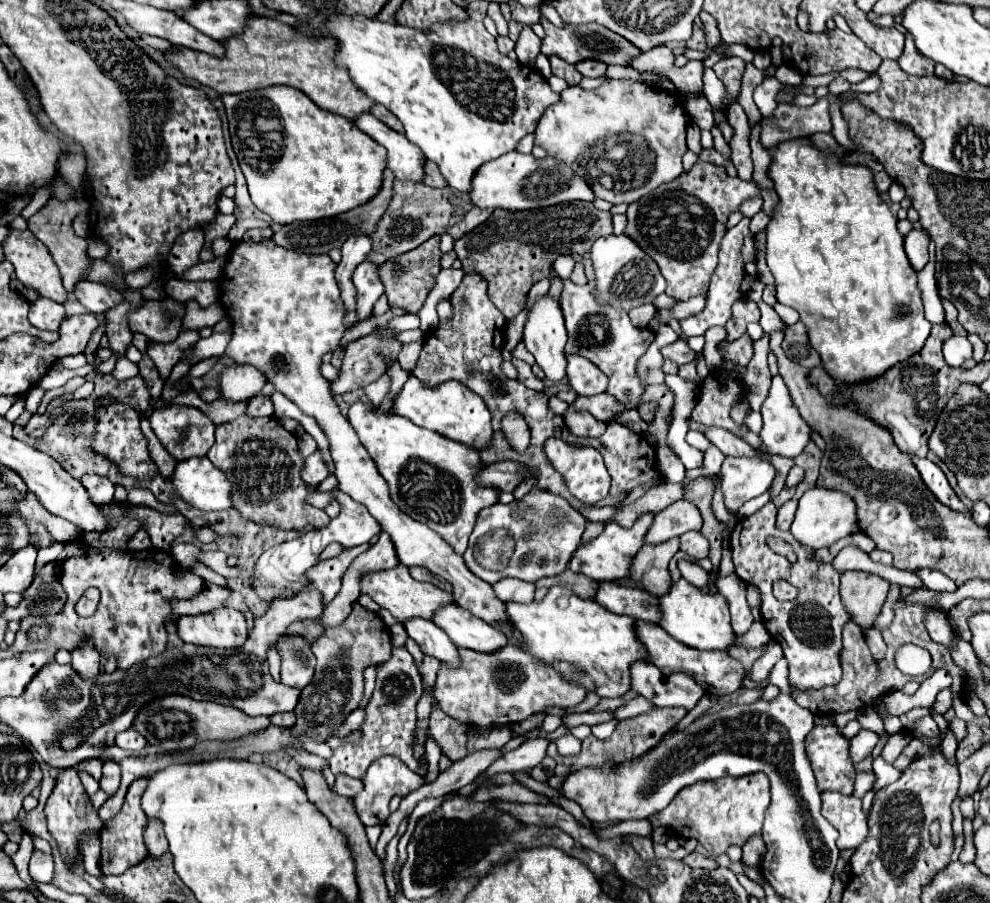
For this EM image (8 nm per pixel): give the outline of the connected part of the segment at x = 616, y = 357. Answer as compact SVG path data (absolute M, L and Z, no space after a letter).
M562 278L562 282L564 282L564 290L560 296L560 308L564 314L566 326L568 326L566 352L576 352L576 354L588 358L590 362L594 362L608 376L606 394L624 402L626 408L636 408L636 402L638 402L640 394L644 392L644 386L636 378L634 368L636 368L636 360L650 346L654 332L632 326L626 312L618 312L610 306L600 306L594 300L592 284L576 286L570 278Z

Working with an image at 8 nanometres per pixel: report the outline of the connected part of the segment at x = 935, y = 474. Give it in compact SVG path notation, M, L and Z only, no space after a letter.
M910 456L910 460L912 460L914 466L918 468L924 484L934 492L934 496L936 496L942 504L950 506L952 510L960 510L960 512L966 512L966 514L970 512L970 510L960 502L960 498L956 496L956 492L952 490L952 486L948 484L944 472L942 472L932 460L920 458L920 456Z

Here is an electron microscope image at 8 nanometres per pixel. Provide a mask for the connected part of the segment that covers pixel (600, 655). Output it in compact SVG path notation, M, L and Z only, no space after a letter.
M552 586L538 604L504 602L504 606L510 626L520 632L516 646L552 666L562 680L580 684L588 692L608 698L622 696L630 690L630 664L646 658L646 652L634 634L636 620L606 612L606 608L594 600L582 600L562 586Z

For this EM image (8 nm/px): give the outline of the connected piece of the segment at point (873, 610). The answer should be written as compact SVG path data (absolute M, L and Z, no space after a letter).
M848 570L840 576L840 596L852 620L862 628L872 628L890 590L890 582L868 572Z

